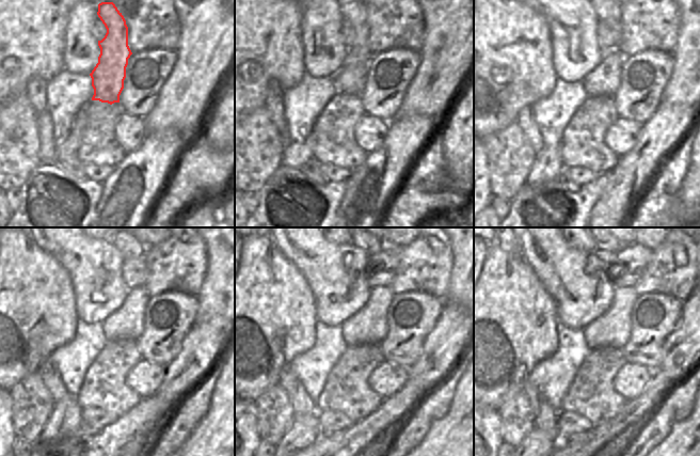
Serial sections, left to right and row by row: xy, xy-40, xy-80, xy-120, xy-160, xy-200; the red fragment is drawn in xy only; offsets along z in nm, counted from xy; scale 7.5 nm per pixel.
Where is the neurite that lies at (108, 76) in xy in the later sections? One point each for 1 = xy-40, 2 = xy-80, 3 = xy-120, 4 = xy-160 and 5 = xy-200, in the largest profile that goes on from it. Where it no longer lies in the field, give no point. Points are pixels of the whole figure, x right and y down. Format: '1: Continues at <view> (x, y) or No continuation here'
1: Continues at xy-40 (350, 79)
2: Continues at xy-80 (609, 10)
3: Continues at xy-120 (128, 249)
4: Continues at xy-160 (371, 249)
5: Continues at xy-200 (611, 249)

